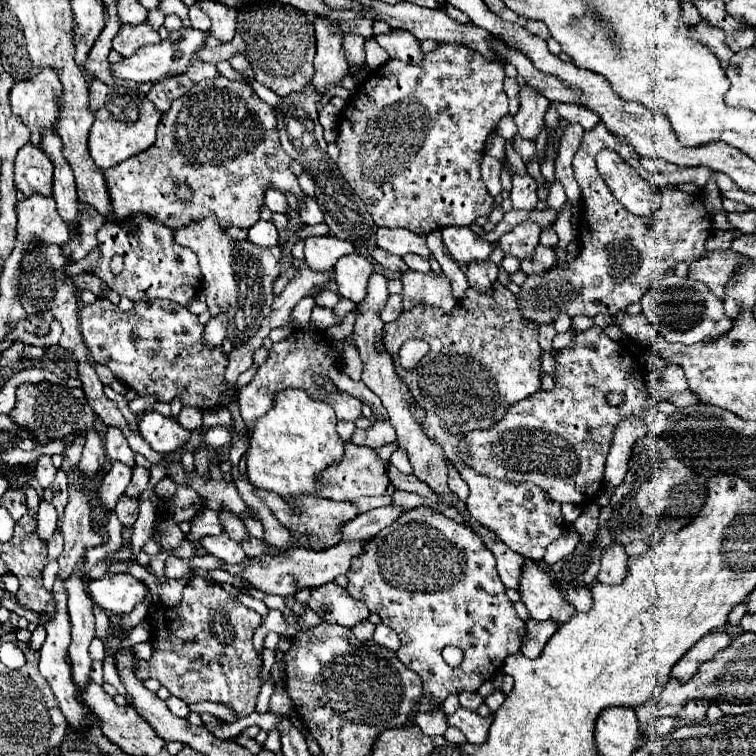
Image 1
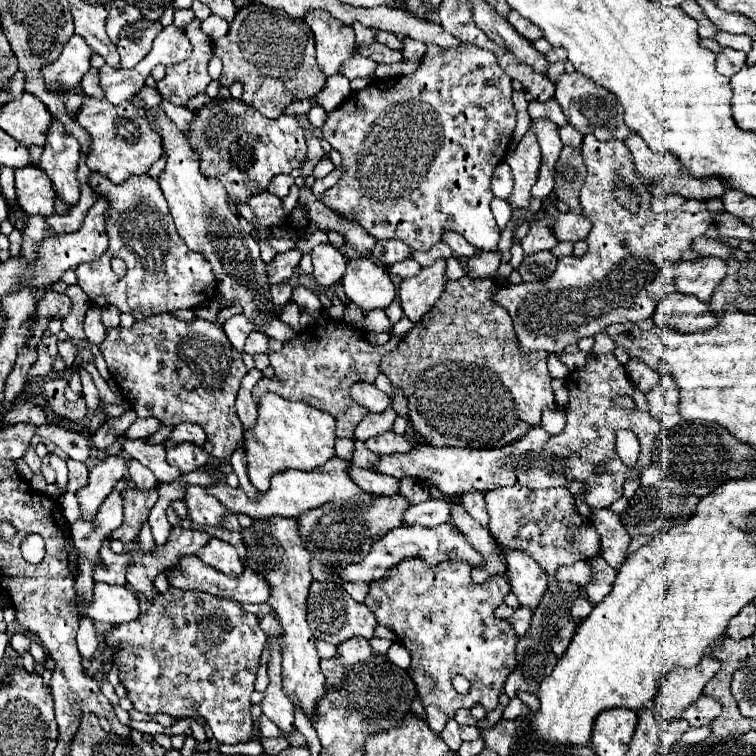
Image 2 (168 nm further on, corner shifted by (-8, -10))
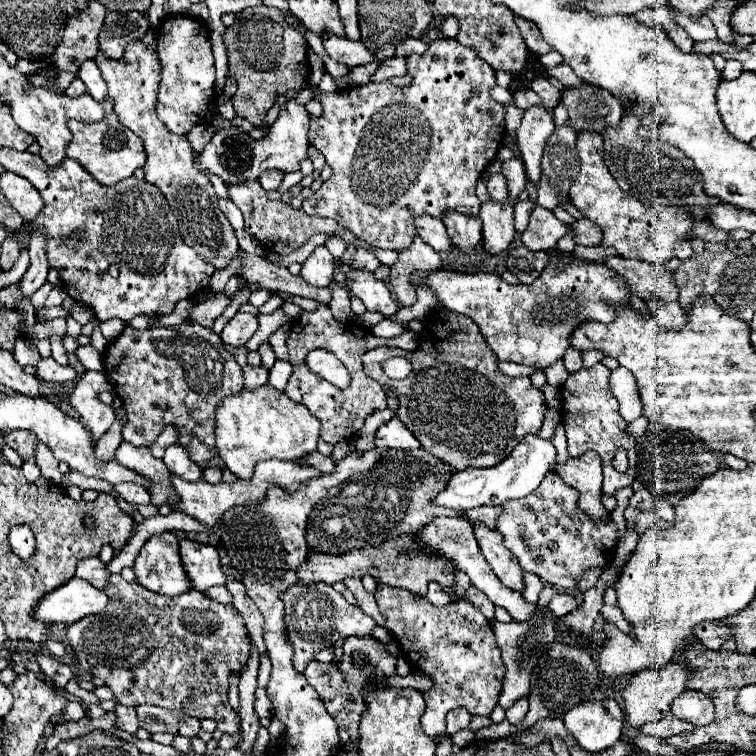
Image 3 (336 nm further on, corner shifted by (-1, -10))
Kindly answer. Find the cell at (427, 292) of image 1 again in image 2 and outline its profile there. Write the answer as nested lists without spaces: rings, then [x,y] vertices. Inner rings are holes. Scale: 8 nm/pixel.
[[[440,258],[436,260],[436,264],[422,268],[416,276],[402,280],[398,296],[404,314],[412,322],[418,322],[444,292],[446,286],[444,270],[446,270],[446,260]]]

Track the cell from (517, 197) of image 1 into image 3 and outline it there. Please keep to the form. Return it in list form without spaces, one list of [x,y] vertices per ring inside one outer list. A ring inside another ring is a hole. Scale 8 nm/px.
[[[531,108],[523,114],[523,122],[517,130],[517,142],[521,158],[525,162],[527,176],[535,188],[541,184],[541,156],[547,144],[547,138],[553,134],[555,124],[551,114],[545,108]]]

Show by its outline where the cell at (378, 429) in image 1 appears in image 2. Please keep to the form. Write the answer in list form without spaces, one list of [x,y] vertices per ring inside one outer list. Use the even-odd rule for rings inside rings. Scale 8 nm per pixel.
[[[392,430],[366,440],[368,450],[372,450],[378,456],[396,454],[396,452],[410,452],[414,448],[414,444],[416,444],[416,440],[412,440],[412,438],[404,436],[404,434],[402,436],[400,434],[394,434]]]

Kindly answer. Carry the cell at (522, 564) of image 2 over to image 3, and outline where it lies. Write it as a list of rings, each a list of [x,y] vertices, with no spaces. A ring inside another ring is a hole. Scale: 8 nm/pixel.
[[[483,524],[473,526],[475,538],[479,542],[479,548],[489,562],[491,570],[497,574],[497,578],[511,590],[523,592],[523,568],[517,562],[515,554],[503,546],[503,538],[499,536],[497,530],[491,530]]]

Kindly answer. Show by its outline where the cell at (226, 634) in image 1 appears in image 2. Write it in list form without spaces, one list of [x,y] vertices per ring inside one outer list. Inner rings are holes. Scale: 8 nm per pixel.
[[[128,582],[124,584],[138,596],[142,604],[138,620],[112,626],[104,634],[104,642],[112,648],[112,664],[118,666],[118,678],[132,700],[134,710],[146,714],[170,714],[206,718],[220,744],[248,742],[252,736],[250,720],[250,694],[254,692],[254,680],[260,666],[260,654],[266,646],[266,636],[260,630],[258,618],[234,600],[210,596],[206,592],[174,590],[154,592],[154,600],[146,600],[142,592],[134,590]]]

